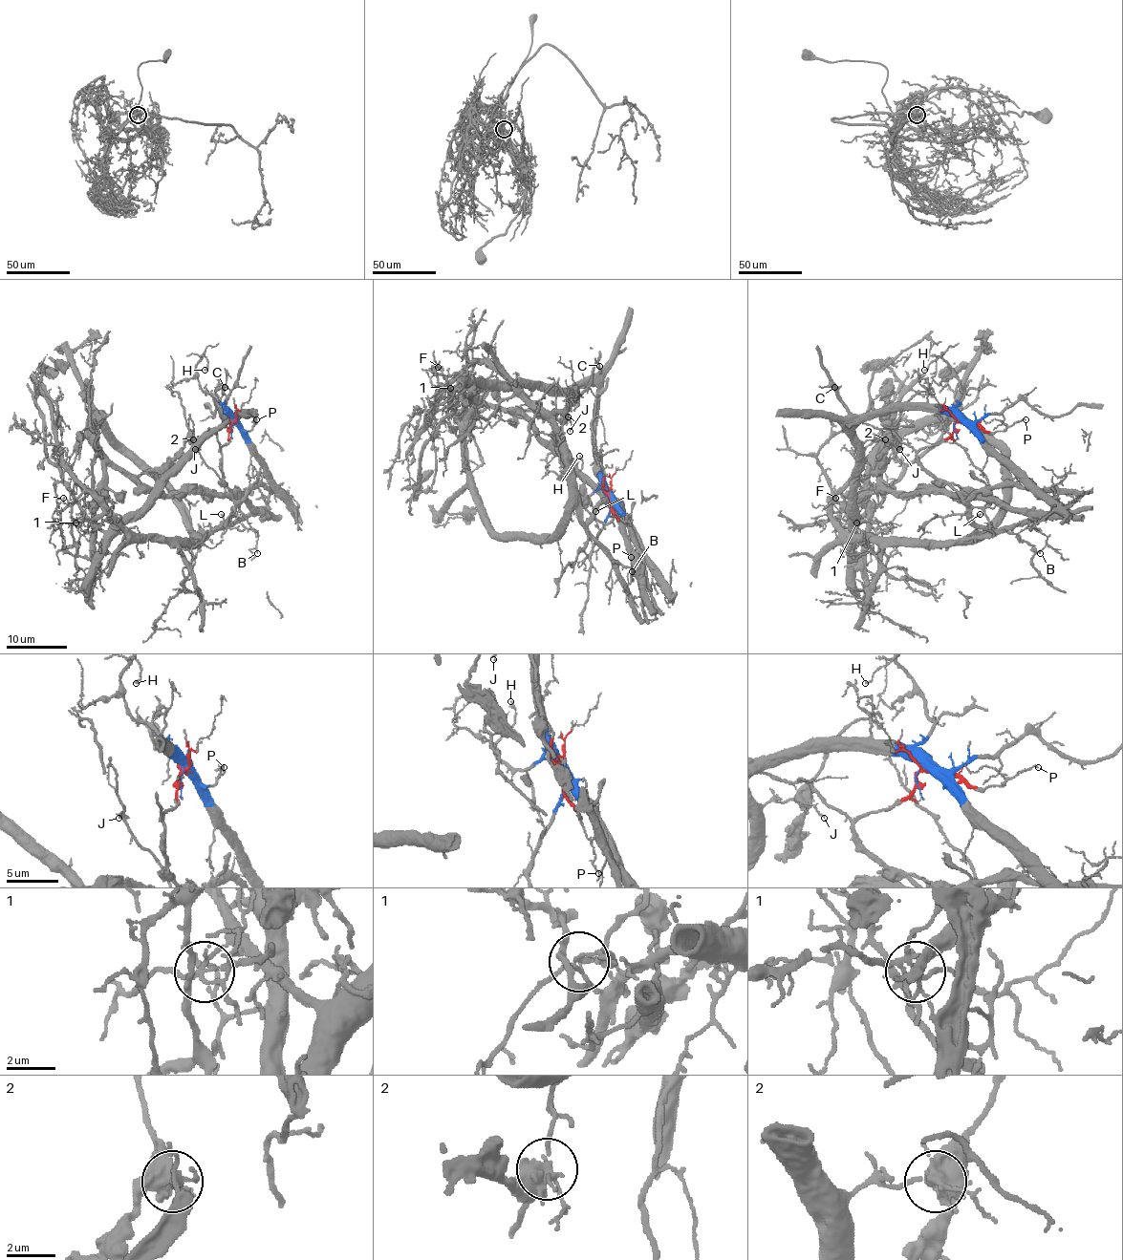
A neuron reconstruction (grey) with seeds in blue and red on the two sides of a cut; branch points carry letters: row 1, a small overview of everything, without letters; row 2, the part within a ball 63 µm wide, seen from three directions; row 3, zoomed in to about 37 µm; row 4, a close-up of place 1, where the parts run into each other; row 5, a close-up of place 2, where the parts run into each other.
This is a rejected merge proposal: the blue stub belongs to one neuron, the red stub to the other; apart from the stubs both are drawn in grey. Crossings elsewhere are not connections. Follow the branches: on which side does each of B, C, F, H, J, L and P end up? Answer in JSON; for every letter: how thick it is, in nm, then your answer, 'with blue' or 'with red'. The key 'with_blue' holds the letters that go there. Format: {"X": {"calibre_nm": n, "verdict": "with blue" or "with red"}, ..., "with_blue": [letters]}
{"B": {"calibre_nm": 100, "verdict": "with red"}, "C": {"calibre_nm": 150, "verdict": "with blue"}, "F": {"calibre_nm": 130, "verdict": "with red"}, "H": {"calibre_nm": 180, "verdict": "with blue"}, "J": {"calibre_nm": 140, "verdict": "with blue"}, "L": {"calibre_nm": 160, "verdict": "with red"}, "P": {"calibre_nm": 120, "verdict": "with red"}, "with_blue": ["C", "H", "J"]}

